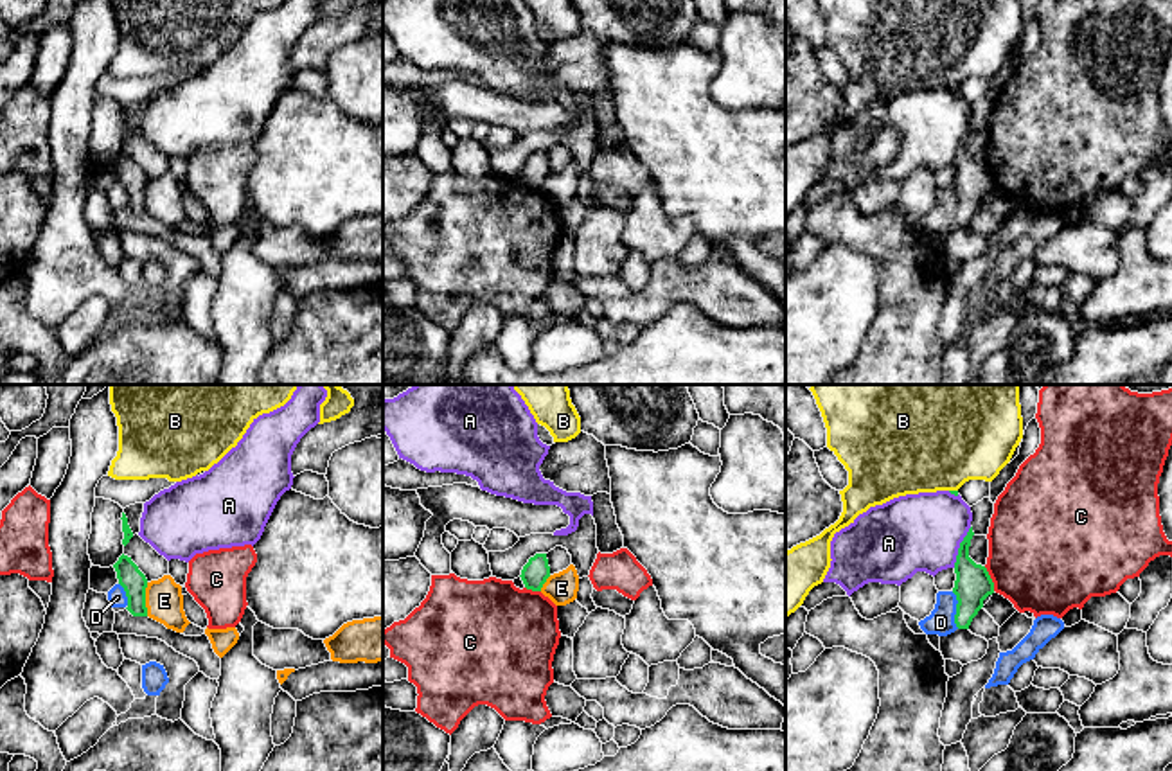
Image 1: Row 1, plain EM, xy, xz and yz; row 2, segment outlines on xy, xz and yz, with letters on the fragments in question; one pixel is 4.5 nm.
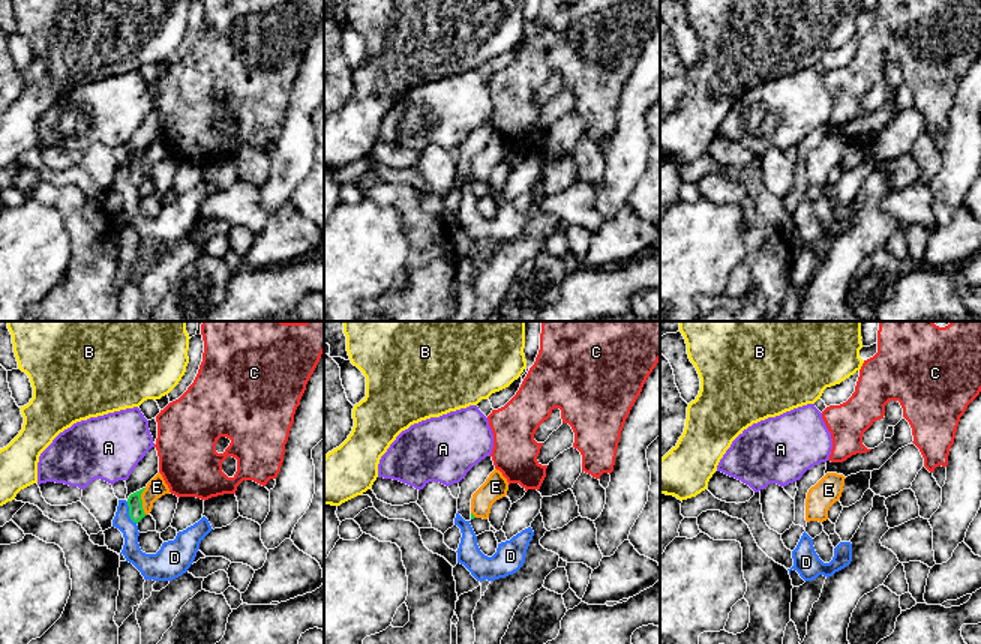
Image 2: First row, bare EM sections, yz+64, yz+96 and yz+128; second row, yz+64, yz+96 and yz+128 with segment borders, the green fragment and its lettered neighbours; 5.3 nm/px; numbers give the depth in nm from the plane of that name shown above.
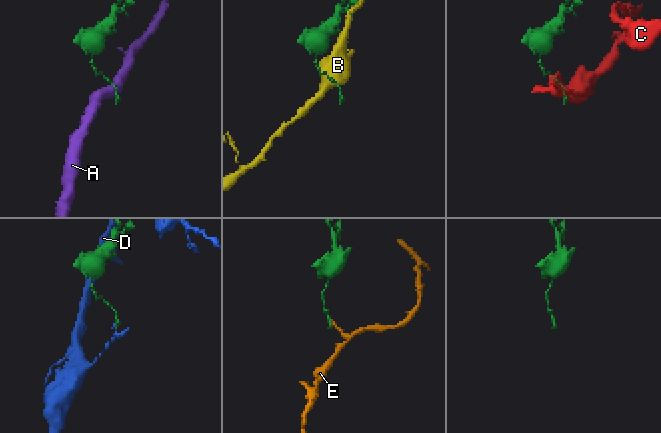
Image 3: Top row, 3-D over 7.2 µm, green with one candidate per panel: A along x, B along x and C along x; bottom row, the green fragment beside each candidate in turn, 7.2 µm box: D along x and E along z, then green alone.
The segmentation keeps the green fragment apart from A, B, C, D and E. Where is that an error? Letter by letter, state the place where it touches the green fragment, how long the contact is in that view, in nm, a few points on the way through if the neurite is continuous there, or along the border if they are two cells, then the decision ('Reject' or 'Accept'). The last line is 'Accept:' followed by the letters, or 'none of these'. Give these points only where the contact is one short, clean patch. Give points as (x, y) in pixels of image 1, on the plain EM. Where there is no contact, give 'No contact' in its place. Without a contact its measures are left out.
A: Touches green at yz (960, 144). Shared border 200 nm. Boundary: yz (971, 124), (960, 141), (953, 164). Reject
B: Touches green at yz (953, 88). Shared border 40 nm. Reject
C: Touches green at yz (991, 177). Shared border 120 nm. Boundary: yz (984, 164), (994, 187). Reject
D: Touches green at yz (957, 207). Shared border 170 nm. Boundary: yz (951, 189), (957, 198), (955, 221), (958, 225). Reject
E: Touches green at xy (144, 196). Shared border 150 nm. Boundary: xy (148, 180), (146, 212). Reject
Accept: none of these

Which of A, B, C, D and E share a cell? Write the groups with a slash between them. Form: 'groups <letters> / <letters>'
groups A / B / C / D / E

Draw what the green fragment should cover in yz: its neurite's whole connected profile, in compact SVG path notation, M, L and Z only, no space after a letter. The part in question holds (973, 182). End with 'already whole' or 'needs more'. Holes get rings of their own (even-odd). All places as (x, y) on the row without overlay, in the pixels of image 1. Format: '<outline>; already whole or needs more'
M969 126L967 133L960 140L956 160L954 160L954 185L956 192L956 212L954 221L958 226L969 226L972 216L983 205L983 198L994 191L994 180L985 164L976 162L969 155L969 144L974 129Z; already whole

